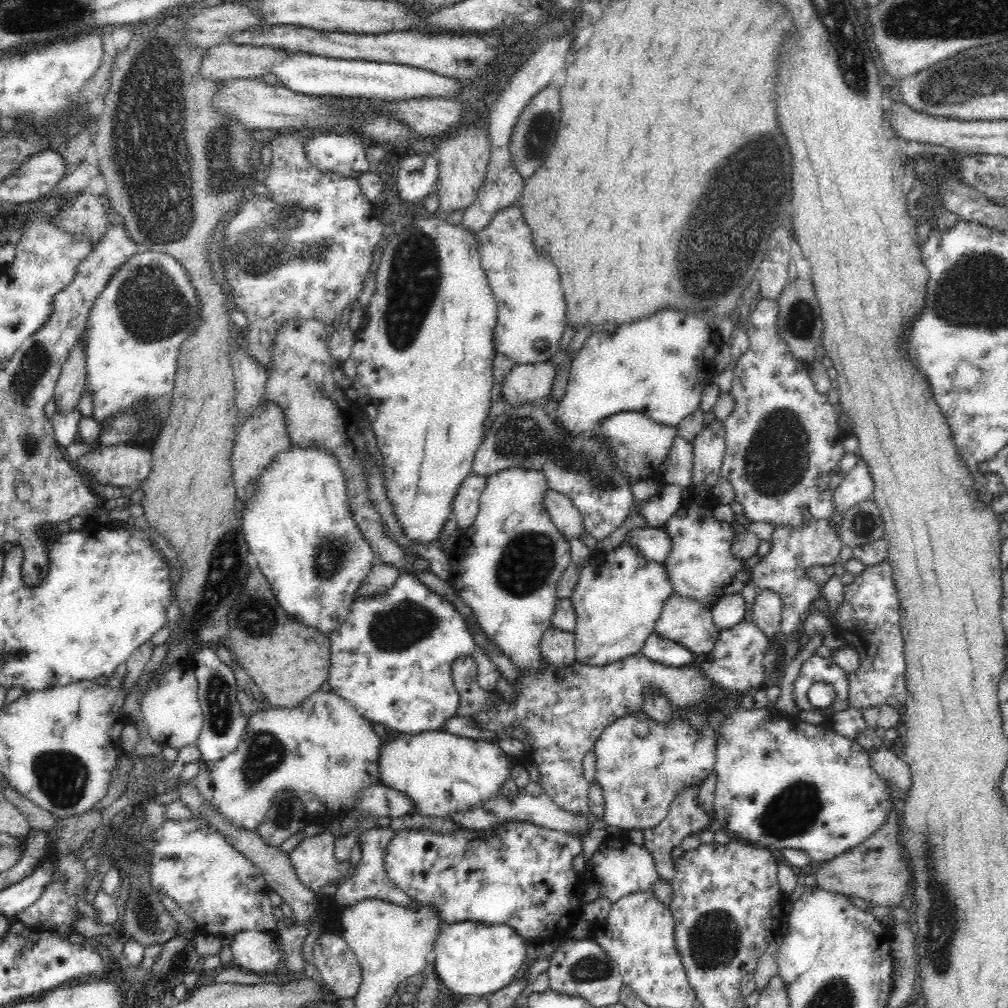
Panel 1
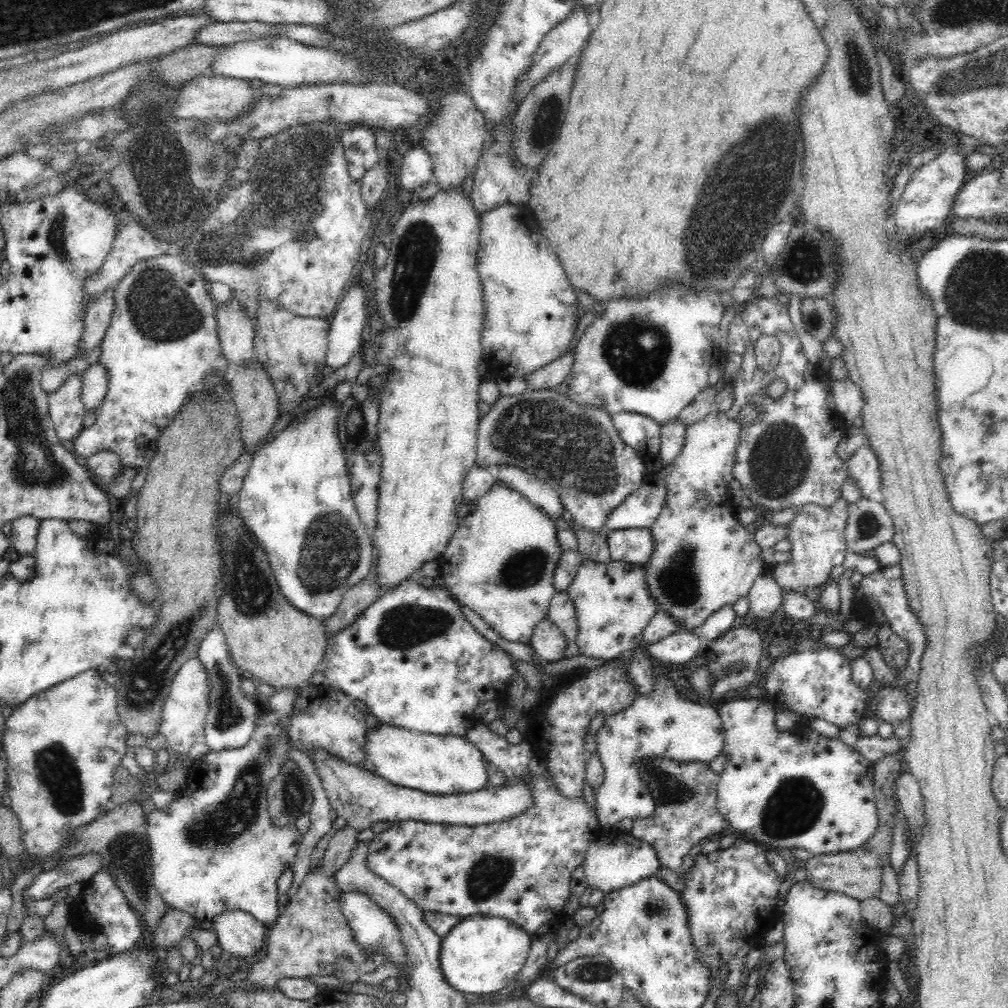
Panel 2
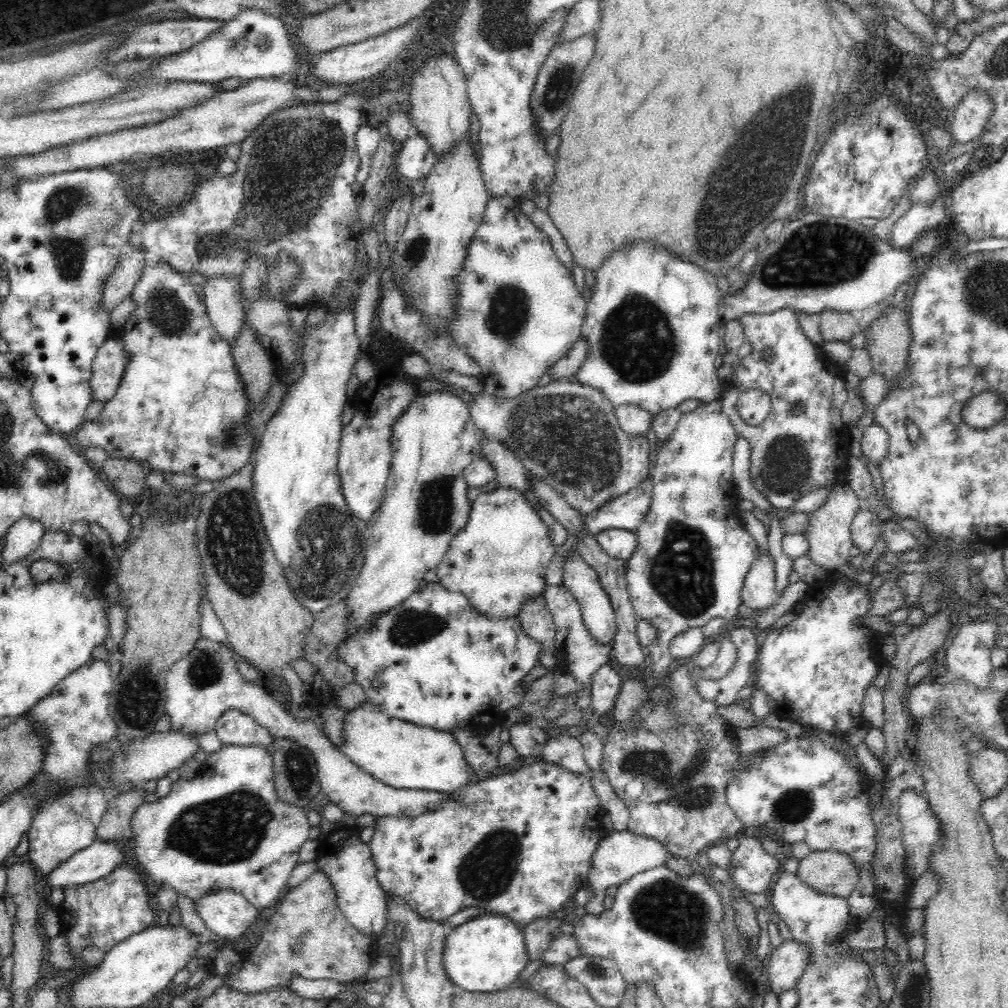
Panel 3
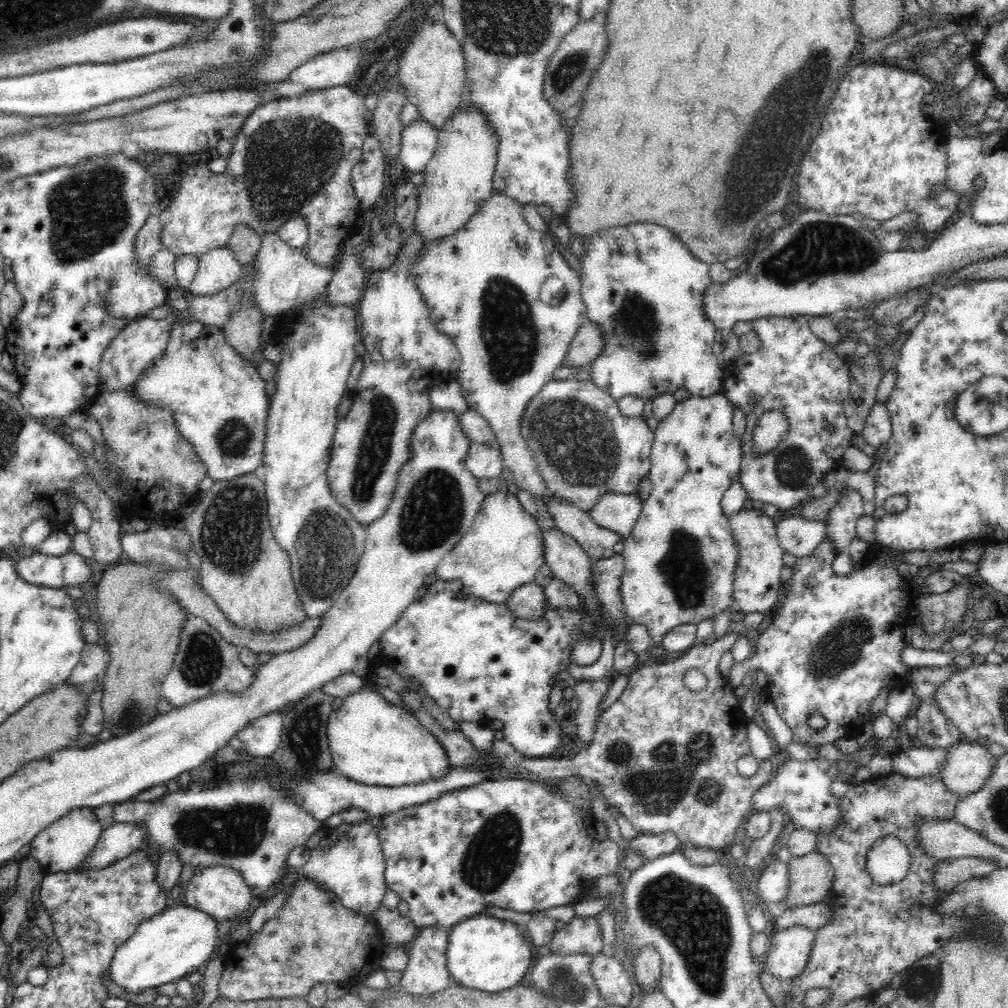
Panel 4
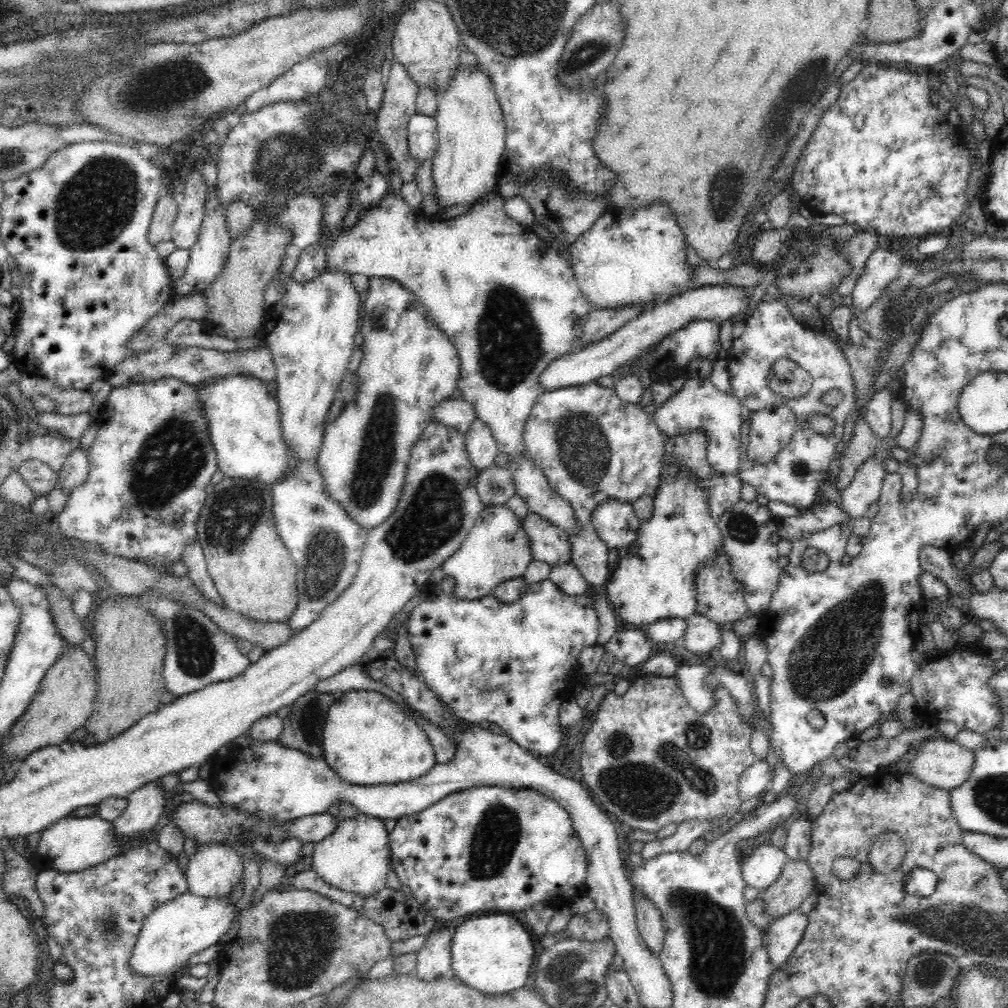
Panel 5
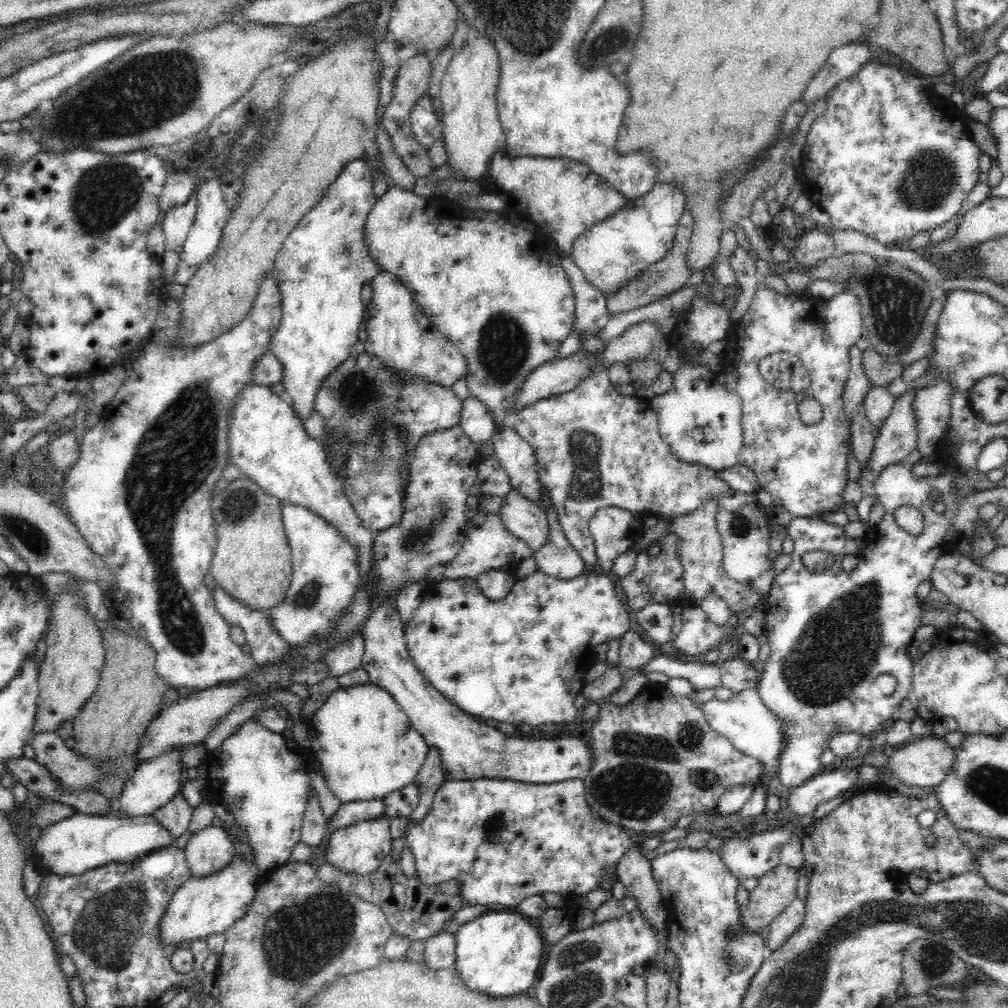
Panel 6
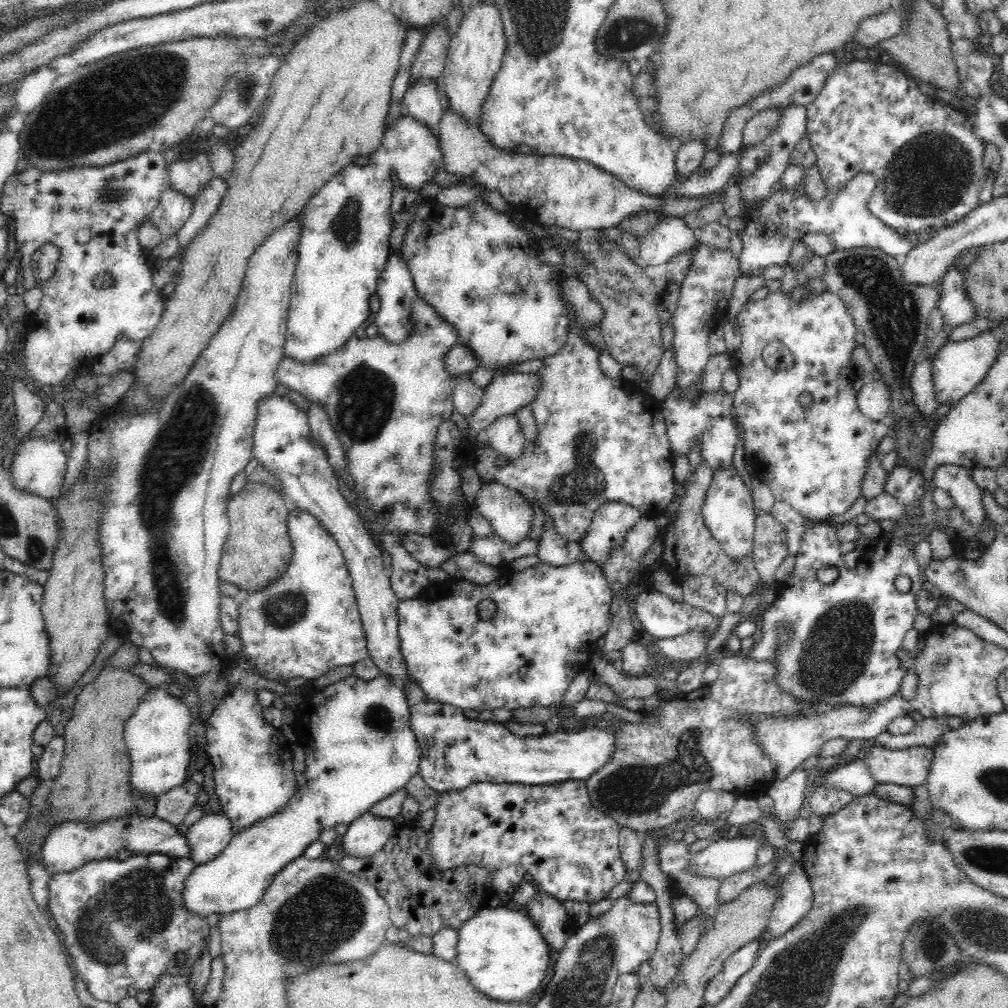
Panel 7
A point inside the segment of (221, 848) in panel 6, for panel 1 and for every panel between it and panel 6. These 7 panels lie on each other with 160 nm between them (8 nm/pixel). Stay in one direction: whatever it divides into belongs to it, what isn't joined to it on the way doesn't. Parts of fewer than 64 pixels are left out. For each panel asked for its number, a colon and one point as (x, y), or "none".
1: (257, 952)
2: (241, 935)
3: (228, 914)
4: (219, 892)
5: (215, 870)

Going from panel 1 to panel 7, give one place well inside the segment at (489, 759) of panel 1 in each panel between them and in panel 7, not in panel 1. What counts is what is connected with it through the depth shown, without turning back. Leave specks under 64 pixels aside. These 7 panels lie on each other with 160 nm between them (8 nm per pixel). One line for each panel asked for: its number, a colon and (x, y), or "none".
2: (438, 765)
3: (400, 754)
4: (373, 742)
5: (368, 740)
6: (366, 746)
7: (364, 750)

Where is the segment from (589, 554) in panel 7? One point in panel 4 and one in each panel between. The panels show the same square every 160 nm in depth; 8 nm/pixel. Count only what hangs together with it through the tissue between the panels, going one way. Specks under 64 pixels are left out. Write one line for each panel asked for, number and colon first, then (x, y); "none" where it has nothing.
4: (618, 513)
5: (615, 522)
6: (614, 530)

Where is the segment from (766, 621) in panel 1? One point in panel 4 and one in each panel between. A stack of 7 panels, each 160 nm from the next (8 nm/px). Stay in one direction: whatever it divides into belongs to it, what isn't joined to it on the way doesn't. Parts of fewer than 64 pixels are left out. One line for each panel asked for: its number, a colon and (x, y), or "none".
2: (765, 597)
3: (759, 592)
4: (757, 578)

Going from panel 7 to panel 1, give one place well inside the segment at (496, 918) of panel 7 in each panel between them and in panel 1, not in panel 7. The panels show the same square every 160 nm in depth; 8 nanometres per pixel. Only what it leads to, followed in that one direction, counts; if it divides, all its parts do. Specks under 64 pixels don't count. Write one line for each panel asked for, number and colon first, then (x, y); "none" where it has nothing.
1: (470, 959)
2: (479, 955)
3: (486, 954)
4: (483, 953)
5: (493, 954)
6: (498, 953)

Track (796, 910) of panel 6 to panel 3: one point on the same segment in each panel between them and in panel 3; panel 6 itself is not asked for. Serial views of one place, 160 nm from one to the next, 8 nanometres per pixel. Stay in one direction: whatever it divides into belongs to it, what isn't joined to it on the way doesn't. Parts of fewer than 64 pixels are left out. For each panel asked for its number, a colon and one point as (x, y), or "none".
3: (784, 965)
4: (789, 949)
5: (784, 934)

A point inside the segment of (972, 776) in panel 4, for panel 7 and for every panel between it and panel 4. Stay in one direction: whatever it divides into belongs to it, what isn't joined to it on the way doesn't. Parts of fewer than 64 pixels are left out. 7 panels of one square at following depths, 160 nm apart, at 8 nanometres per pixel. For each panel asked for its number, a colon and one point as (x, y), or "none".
5: (944, 763)
6: (926, 762)
7: (910, 767)

